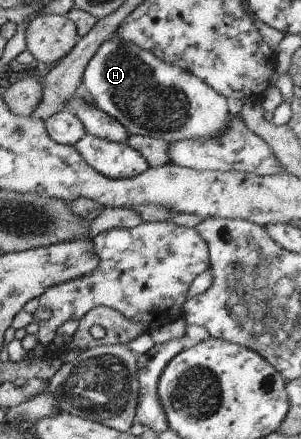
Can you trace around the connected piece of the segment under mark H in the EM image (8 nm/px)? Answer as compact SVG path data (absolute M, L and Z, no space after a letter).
M117 33L99 45L82 76L94 105L105 111L129 134L151 135L166 143L183 139L211 139L221 135L231 121L227 101L201 79L177 63L161 61L153 51L121 41Z

